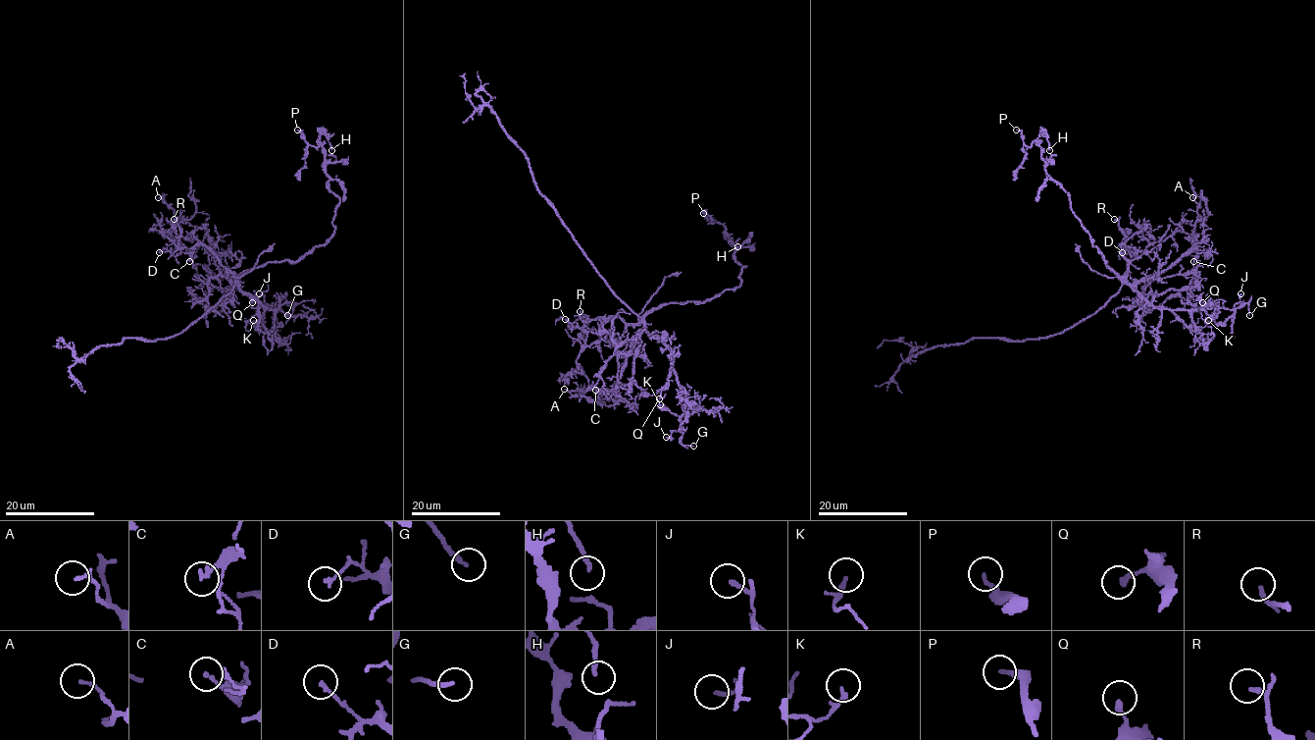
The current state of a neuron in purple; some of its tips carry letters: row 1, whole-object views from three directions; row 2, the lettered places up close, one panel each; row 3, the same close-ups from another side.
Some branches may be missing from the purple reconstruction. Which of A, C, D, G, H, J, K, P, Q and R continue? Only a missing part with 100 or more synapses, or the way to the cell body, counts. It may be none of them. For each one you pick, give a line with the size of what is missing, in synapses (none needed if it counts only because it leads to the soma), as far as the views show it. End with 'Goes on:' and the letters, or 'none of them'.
Goes on: G

